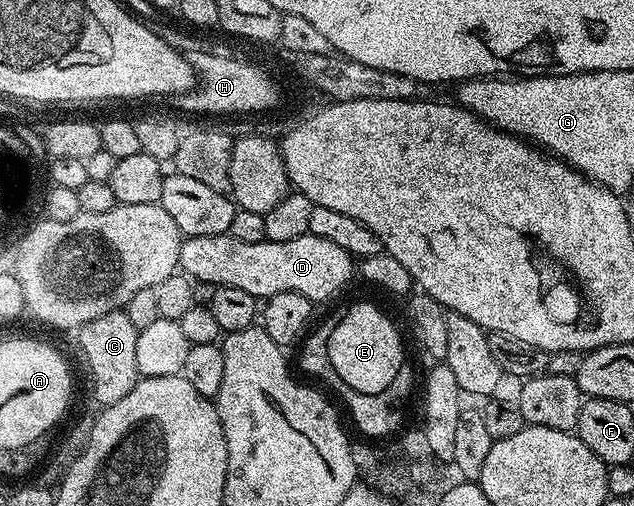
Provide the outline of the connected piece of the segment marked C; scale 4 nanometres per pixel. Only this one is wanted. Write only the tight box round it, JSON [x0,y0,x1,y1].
[78,311,142,406]

